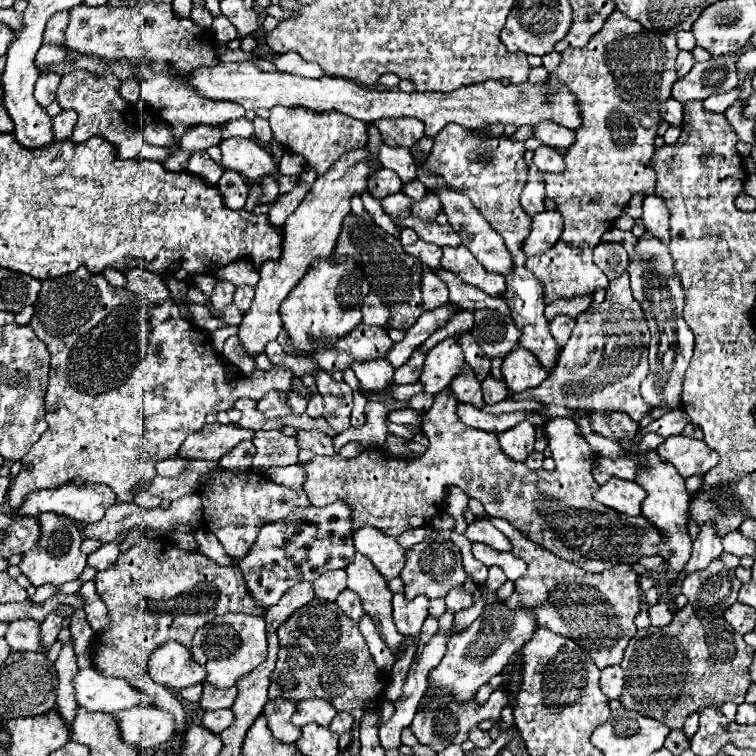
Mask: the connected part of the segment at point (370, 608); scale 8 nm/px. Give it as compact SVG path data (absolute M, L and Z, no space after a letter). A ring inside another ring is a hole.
M355 553L353 563L345 571L349 575L347 587L361 597L363 609L365 609L365 613L369 613L373 617L381 639L389 645L391 651L395 651L401 645L403 635L397 631L397 627L391 619L393 593L387 587L387 581L373 567L371 559L367 559L361 553Z

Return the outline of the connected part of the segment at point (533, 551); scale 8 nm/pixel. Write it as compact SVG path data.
M489 517L489 521L503 535L507 535L507 539L511 539L513 555L525 559L525 563L529 565L527 573L521 579L515 581L513 595L505 601L507 609L531 613L531 615L535 615L537 627L547 627L553 633L575 639L579 643L579 647L583 647L591 655L591 659L595 661L597 667L603 669L603 667L609 667L609 665L619 665L629 639L637 631L633 619L641 611L641 593L639 593L639 585L637 585L637 573L631 569L631 565L619 565L619 567L607 569L603 573L589 573L589 571L585 571L585 569L581 569L581 567L577 567L577 565L573 565L565 559L559 559L557 555L551 555L551 551L547 551L541 545L537 545L535 541L527 539L509 521L497 519L497 517Z

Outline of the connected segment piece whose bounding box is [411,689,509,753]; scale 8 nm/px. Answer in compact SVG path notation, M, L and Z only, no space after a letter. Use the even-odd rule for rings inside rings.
M495 689L491 697L487 699L485 705L477 705L475 701L471 703L451 703L451 699L435 699L435 703L429 703L423 711L419 711L411 723L411 731L417 737L417 741L435 753L443 751L449 745L461 745L467 737L469 731L481 723L481 721L493 721L495 727L501 725L501 707L509 705L509 695L501 689Z

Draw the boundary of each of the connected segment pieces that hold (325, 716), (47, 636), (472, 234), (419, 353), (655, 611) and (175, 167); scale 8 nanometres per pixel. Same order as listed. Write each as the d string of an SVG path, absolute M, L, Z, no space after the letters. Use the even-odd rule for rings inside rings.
M307 699L307 701L297 703L297 709L291 717L291 723L295 727L305 727L309 723L329 727L335 713L337 713L335 707L331 707L331 703L327 703L325 699Z
M49 613L49 617L41 623L41 645L45 649L57 641L57 633L61 631L61 623L63 623L63 617L59 617L55 613Z
M419 175L419 181L425 185L425 187L439 187L439 195L441 195L441 203L443 203L443 209L445 209L445 215L449 217L449 223L451 227L455 227L455 231L459 229L459 235L463 239L463 245L477 257L477 261L487 269L487 271L493 271L493 273L499 273L499 275L509 275L513 271L513 255L509 253L509 249L505 247L501 235L497 231L491 229L491 225L483 219L483 215L479 215L473 207L471 207L471 201L459 193L453 193L451 189L443 187L443 183L439 183L439 179L431 179L431 175Z
M415 349L413 355L409 357L409 361L395 371L395 383L399 383L399 385L401 383L417 383L419 375L423 371L423 361L425 361L425 351Z
M661 601L661 603L653 605L649 609L649 619L651 619L651 625L655 625L655 627L669 625L671 619L673 619L673 611L669 607L669 601Z
M173 151L173 155L171 155L167 161L163 161L163 165L165 165L167 169L171 169L171 171L181 171L181 169L187 167L187 159L189 159L189 153Z

